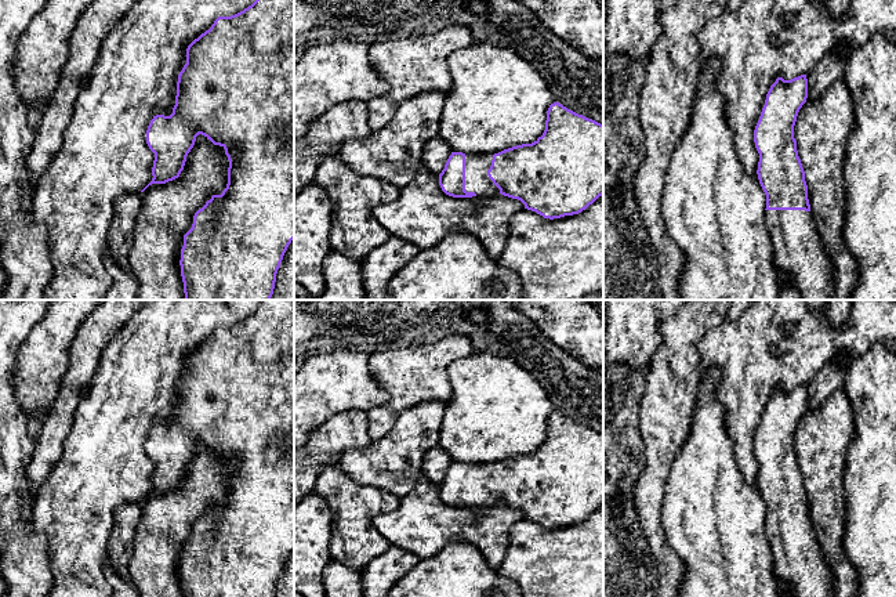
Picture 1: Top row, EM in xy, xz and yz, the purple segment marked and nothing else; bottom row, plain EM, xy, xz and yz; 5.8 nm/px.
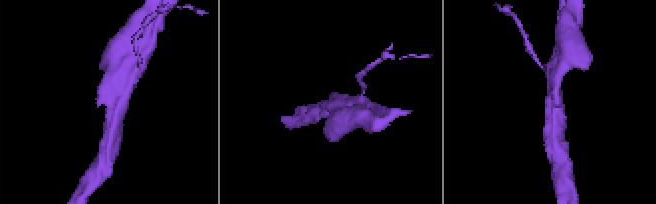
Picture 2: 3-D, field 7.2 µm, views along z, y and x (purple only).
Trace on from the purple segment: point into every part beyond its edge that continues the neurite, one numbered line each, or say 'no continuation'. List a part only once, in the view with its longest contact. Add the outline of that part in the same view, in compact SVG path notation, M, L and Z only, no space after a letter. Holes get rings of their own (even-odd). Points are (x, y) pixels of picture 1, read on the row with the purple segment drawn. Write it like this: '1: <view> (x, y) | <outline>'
1: xz (476, 165) | M465 153L465 191L479 198L493 198L500 189L487 176L491 166L491 153Z

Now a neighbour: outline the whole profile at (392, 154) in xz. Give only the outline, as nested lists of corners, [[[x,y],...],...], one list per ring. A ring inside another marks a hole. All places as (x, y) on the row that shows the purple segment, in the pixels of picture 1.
[[[427,91],[403,101],[393,117],[363,138],[351,138],[338,151],[356,174],[405,188],[422,166],[425,145],[439,137],[443,91]]]

